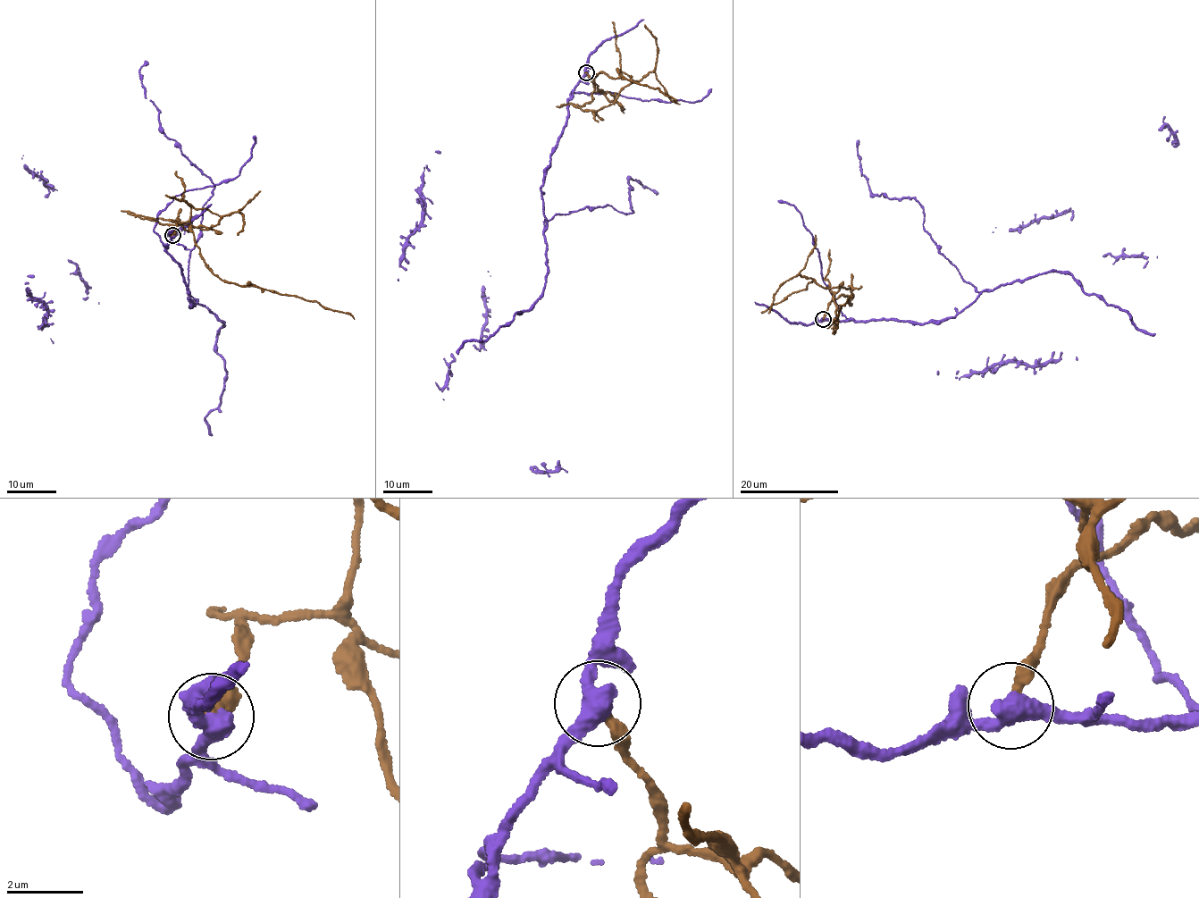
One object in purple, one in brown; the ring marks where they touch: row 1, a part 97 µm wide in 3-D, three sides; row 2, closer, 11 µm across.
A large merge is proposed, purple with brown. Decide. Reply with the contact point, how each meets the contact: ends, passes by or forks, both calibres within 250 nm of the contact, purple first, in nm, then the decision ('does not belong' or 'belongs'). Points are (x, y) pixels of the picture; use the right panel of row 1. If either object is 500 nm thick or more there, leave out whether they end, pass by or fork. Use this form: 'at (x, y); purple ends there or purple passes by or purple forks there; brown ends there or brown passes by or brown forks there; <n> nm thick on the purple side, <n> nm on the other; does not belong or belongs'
at (823, 319); purple passes by; brown ends there; 480 nm thick on the purple side, 280 nm on the other; does not belong

